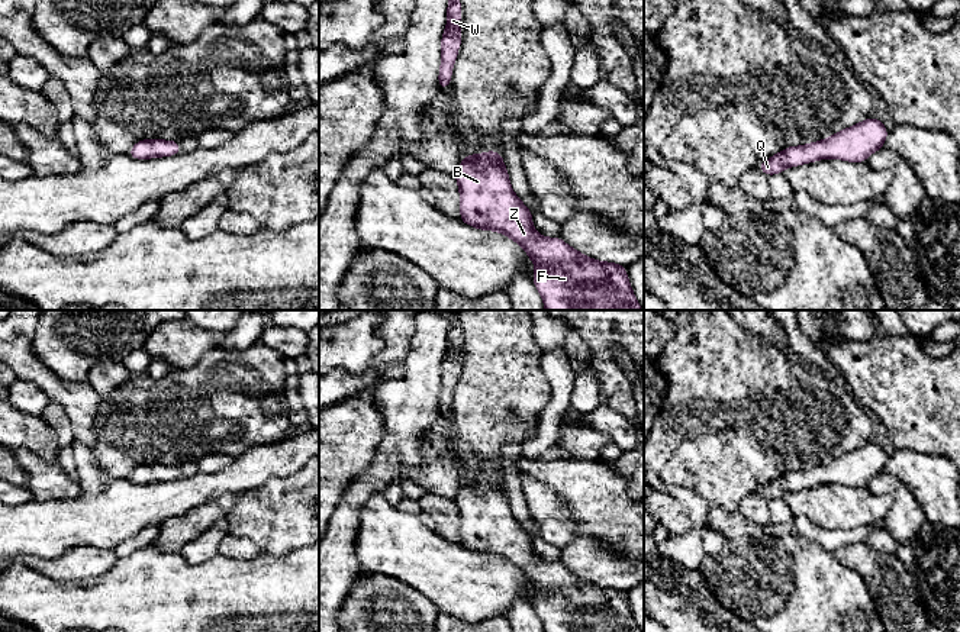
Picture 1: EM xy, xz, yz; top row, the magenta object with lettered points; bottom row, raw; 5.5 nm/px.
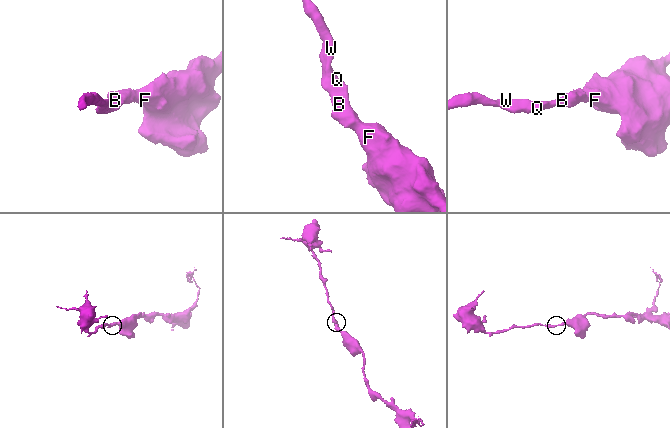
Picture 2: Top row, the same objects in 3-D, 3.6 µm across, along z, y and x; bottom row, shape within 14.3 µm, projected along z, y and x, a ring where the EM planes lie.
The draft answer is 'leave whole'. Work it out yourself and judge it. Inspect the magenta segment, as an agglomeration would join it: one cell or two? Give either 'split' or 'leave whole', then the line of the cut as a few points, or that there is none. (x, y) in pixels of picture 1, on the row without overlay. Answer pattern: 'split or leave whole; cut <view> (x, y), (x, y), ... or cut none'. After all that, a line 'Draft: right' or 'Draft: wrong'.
leave whole; cut none
Draft: right

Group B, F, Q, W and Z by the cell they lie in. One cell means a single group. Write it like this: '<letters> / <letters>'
B F Q W Z

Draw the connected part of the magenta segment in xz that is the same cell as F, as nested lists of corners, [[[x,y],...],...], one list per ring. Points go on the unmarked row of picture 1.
[[[497,475],[465,480],[454,503],[460,513],[460,545],[476,554],[500,557],[525,574],[537,590],[532,606],[544,632],[641,632],[625,590],[592,584],[560,561],[542,562],[534,554],[532,536],[513,517],[503,481]]]

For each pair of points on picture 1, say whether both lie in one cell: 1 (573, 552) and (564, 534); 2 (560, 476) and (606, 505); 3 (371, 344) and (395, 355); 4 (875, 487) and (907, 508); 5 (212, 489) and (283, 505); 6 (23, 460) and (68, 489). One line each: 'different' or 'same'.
1: different
2: same
3: different
4: same
5: different
6: same

